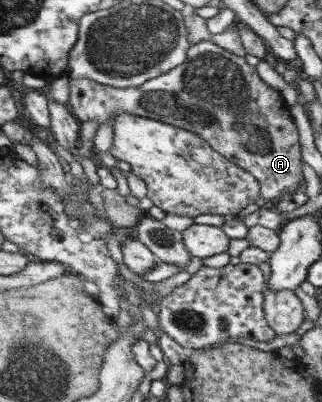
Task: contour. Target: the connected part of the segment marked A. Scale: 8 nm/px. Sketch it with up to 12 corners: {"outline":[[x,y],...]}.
{"outline":[[211,40],[139,87],[69,78],[80,122],[196,132],[274,201],[304,182],[299,128]]}

